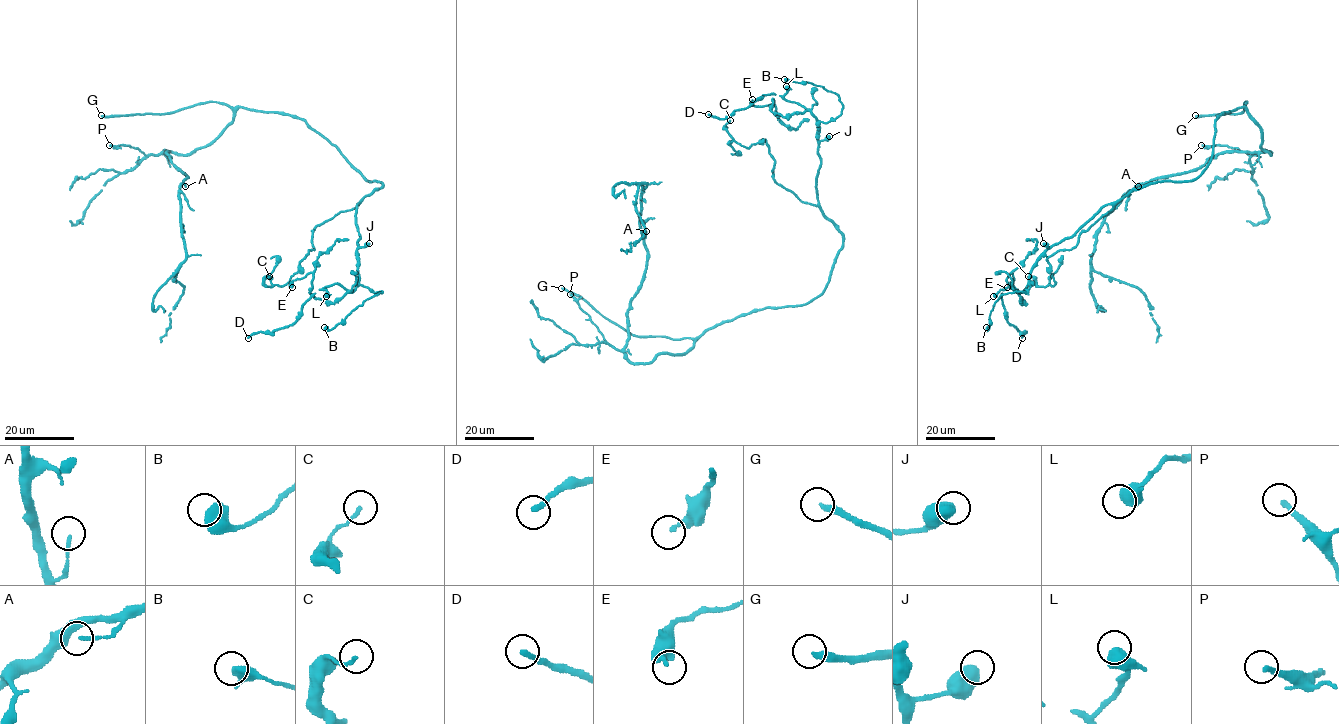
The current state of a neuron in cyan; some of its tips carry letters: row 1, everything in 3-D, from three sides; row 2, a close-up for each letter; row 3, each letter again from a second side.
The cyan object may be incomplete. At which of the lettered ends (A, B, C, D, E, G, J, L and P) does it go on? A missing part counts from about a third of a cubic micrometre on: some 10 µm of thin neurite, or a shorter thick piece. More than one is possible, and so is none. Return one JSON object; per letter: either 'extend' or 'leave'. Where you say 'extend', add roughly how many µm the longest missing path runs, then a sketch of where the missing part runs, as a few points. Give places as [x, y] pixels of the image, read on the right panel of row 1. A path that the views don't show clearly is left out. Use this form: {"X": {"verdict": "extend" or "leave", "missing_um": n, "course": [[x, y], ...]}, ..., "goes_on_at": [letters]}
{"A": {"verdict": "leave"}, "B": {"verdict": "leave"}, "C": {"verdict": "leave"}, "D": {"verdict": "leave"}, "E": {"verdict": "leave"}, "G": {"verdict": "extend", "missing_um": 25}, "J": {"verdict": "leave"}, "L": {"verdict": "leave"}, "P": {"verdict": "leave"}, "goes_on_at": ["G"]}

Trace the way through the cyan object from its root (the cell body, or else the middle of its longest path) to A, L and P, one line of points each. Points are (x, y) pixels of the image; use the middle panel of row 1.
A: (729, 321), (707, 329), (685, 353), (629, 361), (627, 309), (646, 267), (646, 231)
L: (729, 321), (817, 297), (842, 245), (842, 233), (817, 198), (819, 122), (783, 98), (786, 86)
P: (729, 321), (707, 329), (685, 353), (659, 354), (649, 362), (632, 363), (623, 352), (605, 341), (570, 294)

